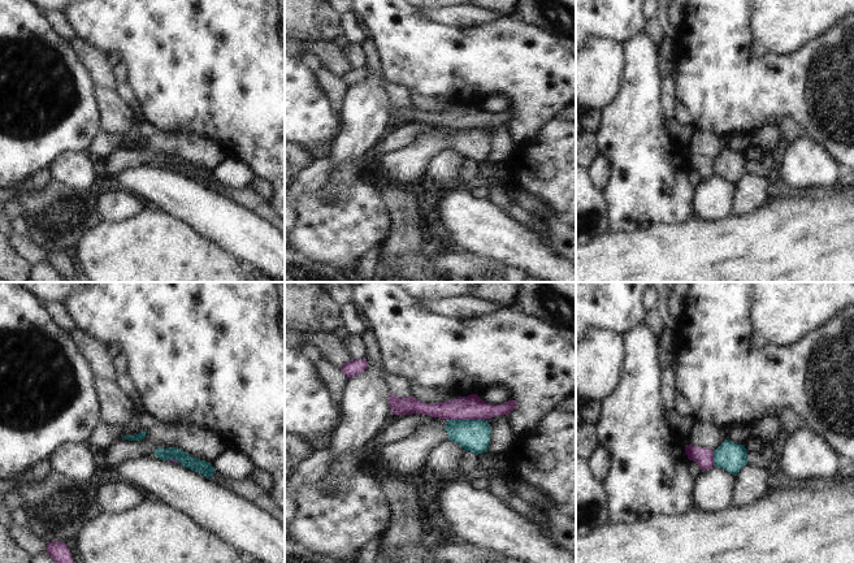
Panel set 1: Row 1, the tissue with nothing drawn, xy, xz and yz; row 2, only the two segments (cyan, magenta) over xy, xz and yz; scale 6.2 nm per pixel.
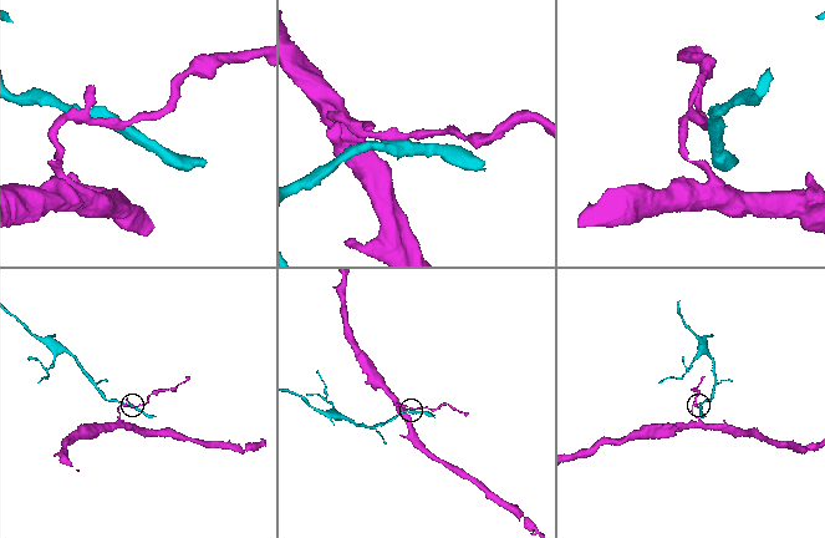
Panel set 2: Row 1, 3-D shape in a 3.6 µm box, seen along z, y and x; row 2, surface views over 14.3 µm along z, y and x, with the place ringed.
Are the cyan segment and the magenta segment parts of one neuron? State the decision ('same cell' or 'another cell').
another cell

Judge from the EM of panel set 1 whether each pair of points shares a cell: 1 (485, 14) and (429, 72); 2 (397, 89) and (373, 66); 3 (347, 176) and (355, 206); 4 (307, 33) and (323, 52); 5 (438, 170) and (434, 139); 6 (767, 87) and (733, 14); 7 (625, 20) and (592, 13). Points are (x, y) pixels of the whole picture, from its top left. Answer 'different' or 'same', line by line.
1: different
2: same
3: different
4: different
5: different
6: same
7: same

